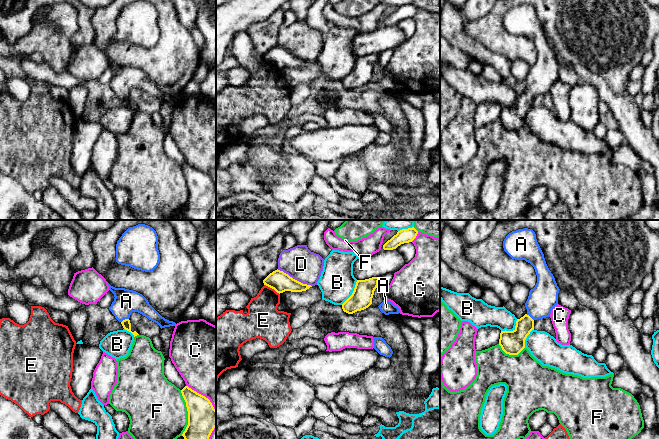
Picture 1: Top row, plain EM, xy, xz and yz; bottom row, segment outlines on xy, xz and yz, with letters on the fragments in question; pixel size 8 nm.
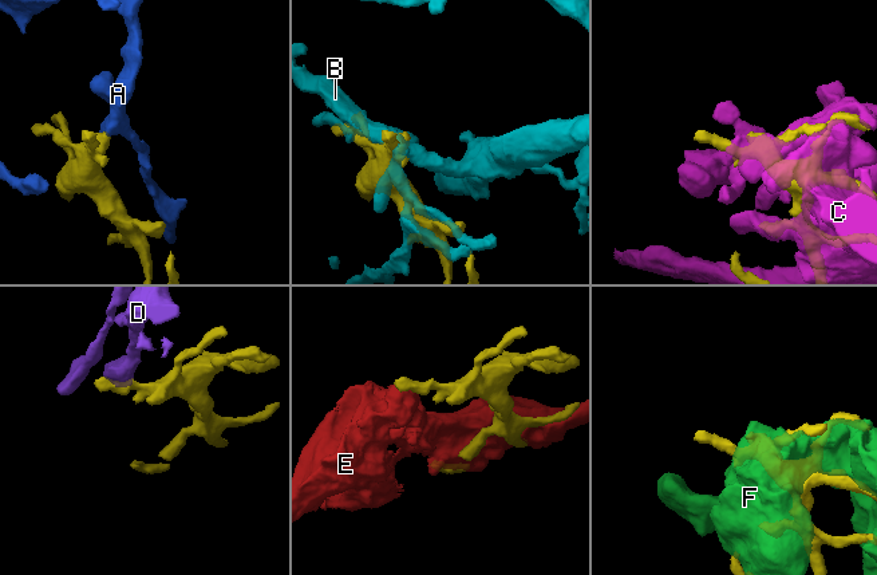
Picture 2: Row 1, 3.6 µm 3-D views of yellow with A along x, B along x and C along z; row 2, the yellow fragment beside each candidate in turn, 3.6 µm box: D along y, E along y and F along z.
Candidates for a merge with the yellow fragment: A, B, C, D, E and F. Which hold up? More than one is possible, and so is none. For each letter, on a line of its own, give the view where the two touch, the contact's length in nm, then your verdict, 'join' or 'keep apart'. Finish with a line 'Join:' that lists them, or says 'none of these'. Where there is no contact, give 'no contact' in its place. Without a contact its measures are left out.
A: xy | 70 nm | join
B: xz | 240 nm | keep apart
C: xz | 100 nm | keep apart
D: xz | 320 nm | keep apart
E: xz | 150 nm | keep apart
F: xy | 360 nm | keep apart
Join: A

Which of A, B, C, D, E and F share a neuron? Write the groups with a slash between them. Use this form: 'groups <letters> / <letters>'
groups A / B / C D / E / F

